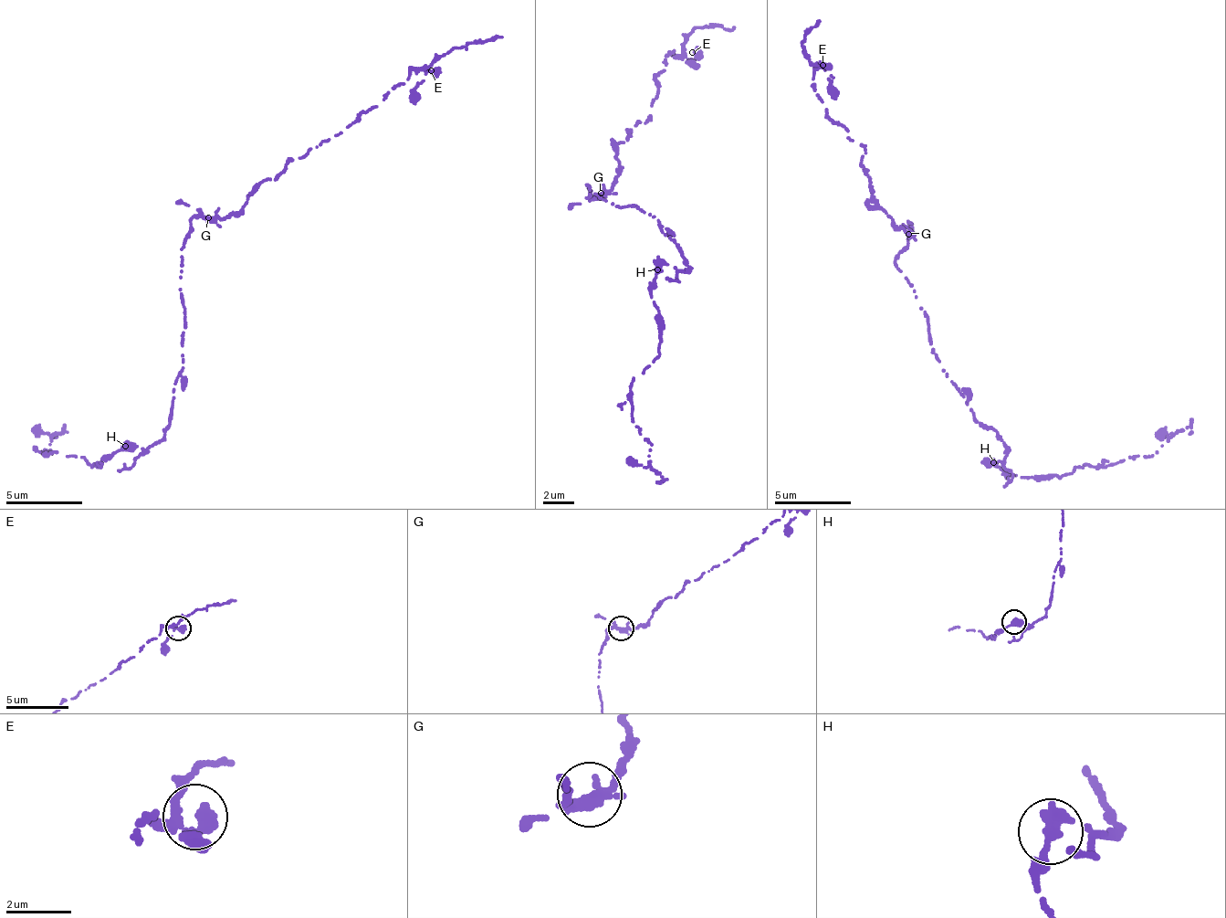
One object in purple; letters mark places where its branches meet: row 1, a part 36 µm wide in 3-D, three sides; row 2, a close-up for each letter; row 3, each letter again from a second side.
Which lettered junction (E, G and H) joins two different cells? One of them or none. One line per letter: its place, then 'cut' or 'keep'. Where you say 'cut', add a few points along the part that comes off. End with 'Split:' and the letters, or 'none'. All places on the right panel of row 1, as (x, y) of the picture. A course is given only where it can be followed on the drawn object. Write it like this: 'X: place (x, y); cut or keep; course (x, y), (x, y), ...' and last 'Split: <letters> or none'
E: place (822, 65); keep
G: place (908, 234); keep
H: place (993, 462); cut; course (993, 462), (1020, 478), (1051, 479), (1078, 466), (1106, 469), (1129, 457), (1153, 456), (1193, 419)
Split: H

